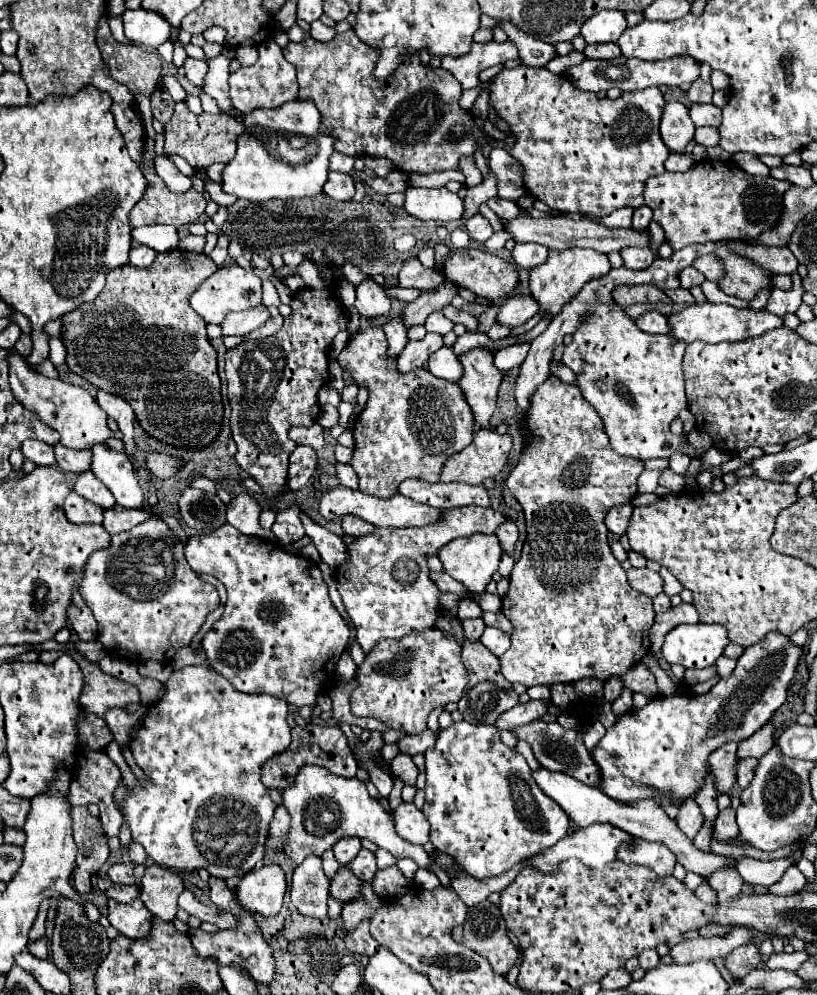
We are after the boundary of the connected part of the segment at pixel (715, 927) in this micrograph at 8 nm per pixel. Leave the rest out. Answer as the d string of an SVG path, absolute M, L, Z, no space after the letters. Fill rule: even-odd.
M707 923L705 927L699 929L699 935L703 937L713 937L713 935L727 935L733 925L719 925L719 923Z

